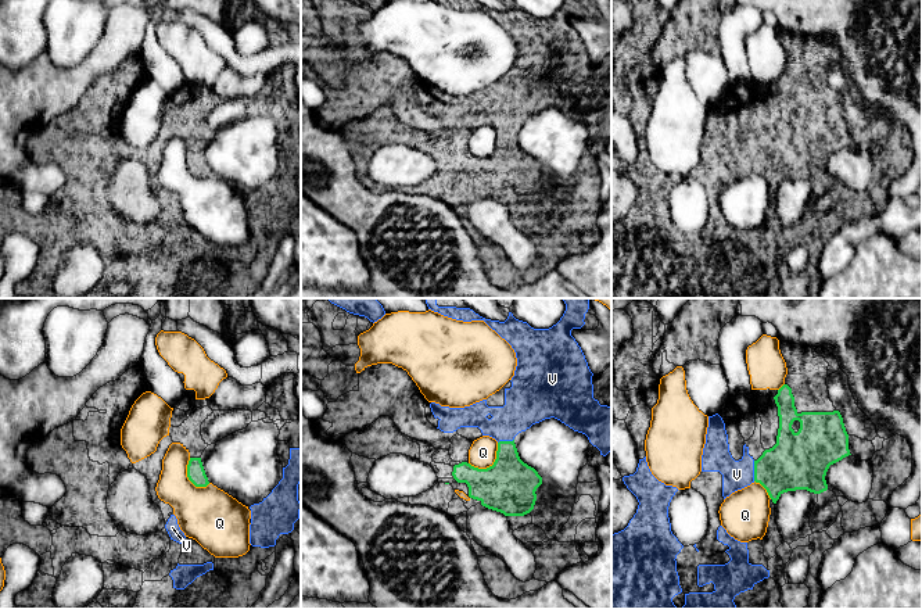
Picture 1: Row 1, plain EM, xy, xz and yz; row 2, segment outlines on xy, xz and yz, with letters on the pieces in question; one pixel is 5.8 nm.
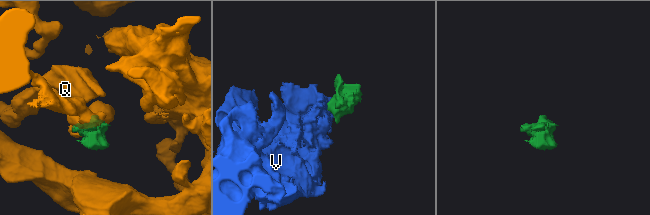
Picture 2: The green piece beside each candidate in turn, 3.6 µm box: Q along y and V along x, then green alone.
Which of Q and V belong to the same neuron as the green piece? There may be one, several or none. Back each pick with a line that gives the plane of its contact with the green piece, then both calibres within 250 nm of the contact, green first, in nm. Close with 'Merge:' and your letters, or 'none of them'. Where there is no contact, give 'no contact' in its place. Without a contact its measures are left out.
V: meets green in yz; 320 nm thick on the green side, 170 nm on the other
Merge: V

